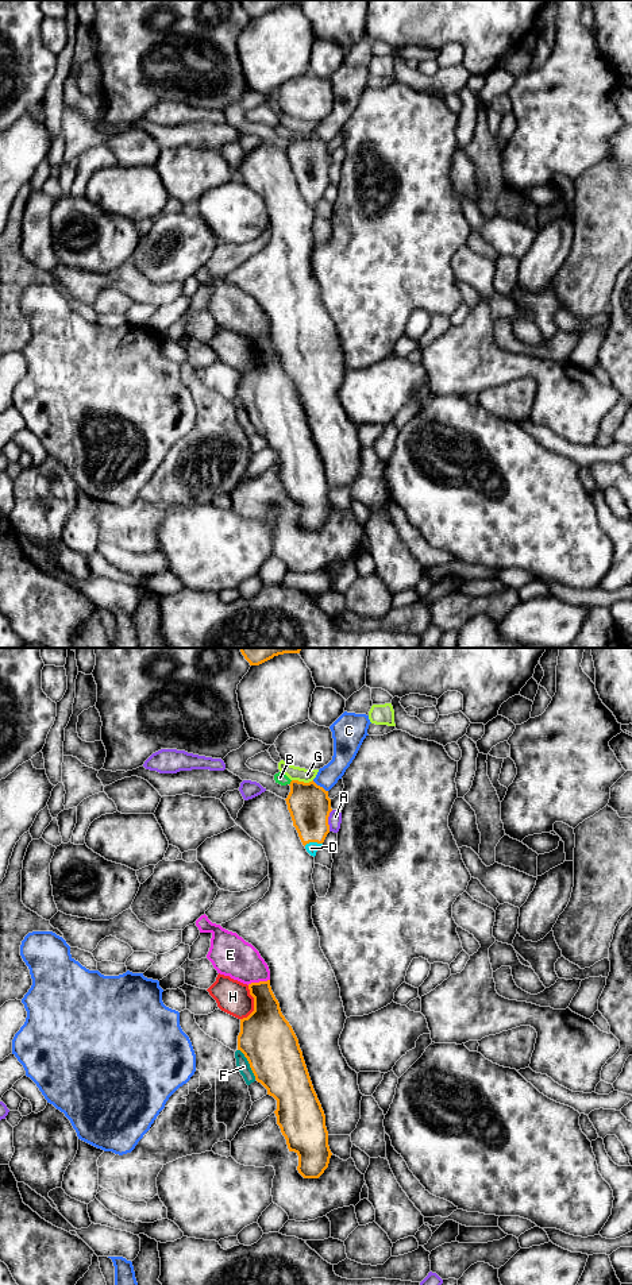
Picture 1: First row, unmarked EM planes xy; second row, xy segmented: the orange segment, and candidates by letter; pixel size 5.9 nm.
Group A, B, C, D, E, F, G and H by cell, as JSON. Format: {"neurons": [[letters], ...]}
{"neurons": [["A"], ["B"], ["C"], ["D"], ["E", "H"], ["F"], ["G"]]}

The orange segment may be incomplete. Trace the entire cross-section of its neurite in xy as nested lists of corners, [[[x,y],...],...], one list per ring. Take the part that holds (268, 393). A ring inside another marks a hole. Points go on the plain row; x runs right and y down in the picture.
[[[270,332],[248,336],[254,350],[254,363],[240,371],[238,402],[247,410],[255,432],[261,435],[267,447],[277,452],[277,476],[286,491],[289,503],[298,508],[297,522],[304,530],[319,530],[328,520],[332,508],[328,498],[325,467],[313,441],[298,391],[281,364]]]

